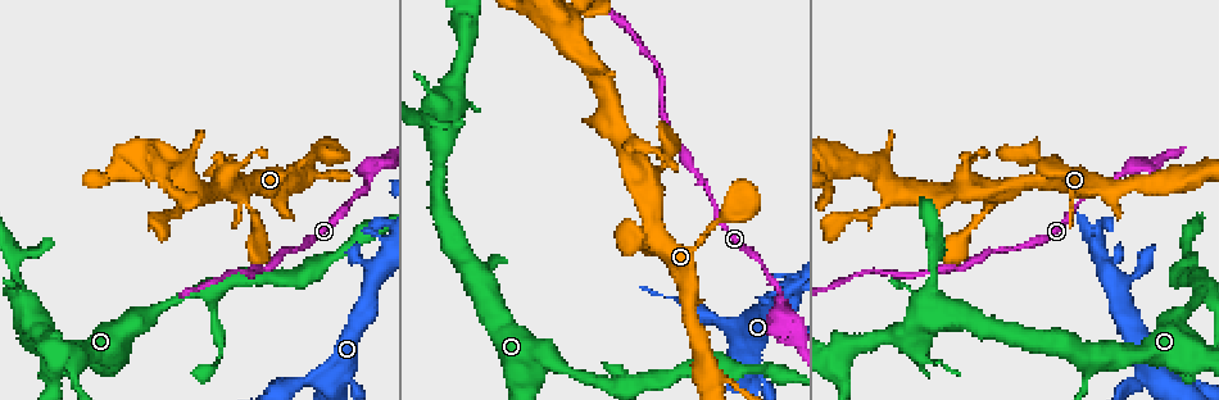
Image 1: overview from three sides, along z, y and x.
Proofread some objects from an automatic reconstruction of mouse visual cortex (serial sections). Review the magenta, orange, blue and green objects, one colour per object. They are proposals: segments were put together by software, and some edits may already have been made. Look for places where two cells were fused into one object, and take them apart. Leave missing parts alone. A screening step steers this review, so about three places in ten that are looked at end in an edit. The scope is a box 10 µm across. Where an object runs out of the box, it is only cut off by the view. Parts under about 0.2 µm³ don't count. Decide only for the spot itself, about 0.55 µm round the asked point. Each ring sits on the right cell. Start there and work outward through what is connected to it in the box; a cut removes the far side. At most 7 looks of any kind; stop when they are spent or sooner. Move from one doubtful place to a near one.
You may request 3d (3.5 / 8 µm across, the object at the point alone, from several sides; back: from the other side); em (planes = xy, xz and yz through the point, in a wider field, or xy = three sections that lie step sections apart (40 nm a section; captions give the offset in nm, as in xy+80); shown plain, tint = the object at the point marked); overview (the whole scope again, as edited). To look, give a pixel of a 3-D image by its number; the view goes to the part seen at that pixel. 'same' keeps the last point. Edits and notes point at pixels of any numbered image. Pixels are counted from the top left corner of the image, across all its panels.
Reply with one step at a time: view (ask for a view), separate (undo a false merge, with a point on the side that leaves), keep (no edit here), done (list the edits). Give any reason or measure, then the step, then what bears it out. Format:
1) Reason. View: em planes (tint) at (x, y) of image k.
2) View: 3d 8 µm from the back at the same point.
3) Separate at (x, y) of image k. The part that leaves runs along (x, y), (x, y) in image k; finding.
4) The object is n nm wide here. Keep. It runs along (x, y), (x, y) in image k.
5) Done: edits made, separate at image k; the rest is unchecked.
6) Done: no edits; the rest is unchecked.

Small branch off a trunk. View: 3d 8 µm at (1116, 292) of image 1.

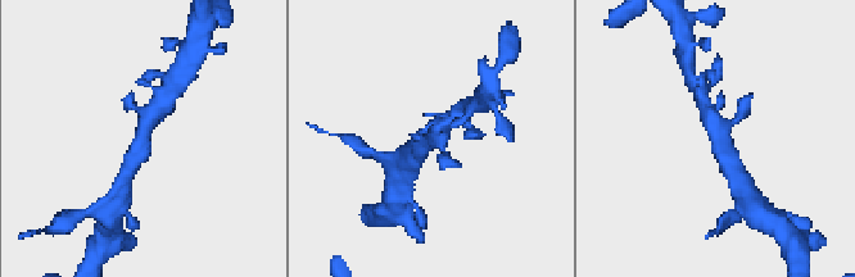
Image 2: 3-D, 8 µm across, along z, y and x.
View: em planes (tint) at the same point.

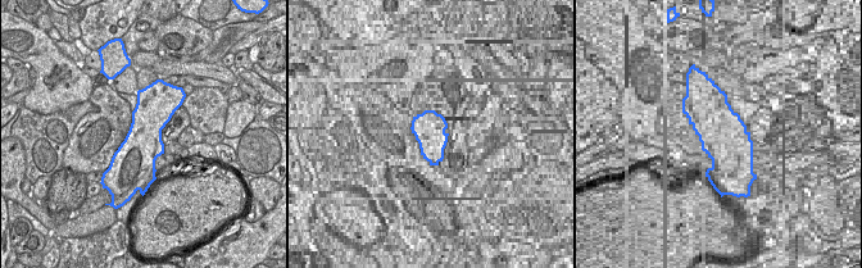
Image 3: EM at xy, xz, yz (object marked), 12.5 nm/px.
Keep. It runs along (130, 167), (159, 105) in image 2; continuous, no second cell.

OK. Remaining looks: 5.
Abrupt turn. View: 3d 3.5 µm at (727, 331) of image 1.

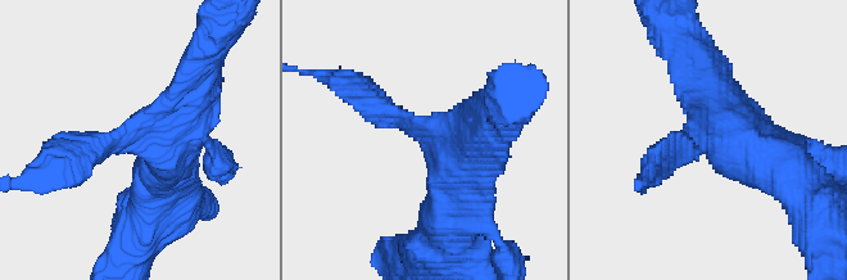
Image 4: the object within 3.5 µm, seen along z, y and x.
View: em xy step 2 (tint) at (140, 136) of image 4.

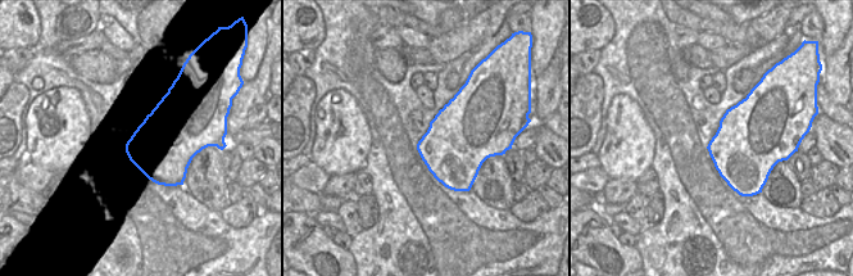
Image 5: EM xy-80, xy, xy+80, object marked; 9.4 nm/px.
View: em xy step 1 (tint) at the same point.

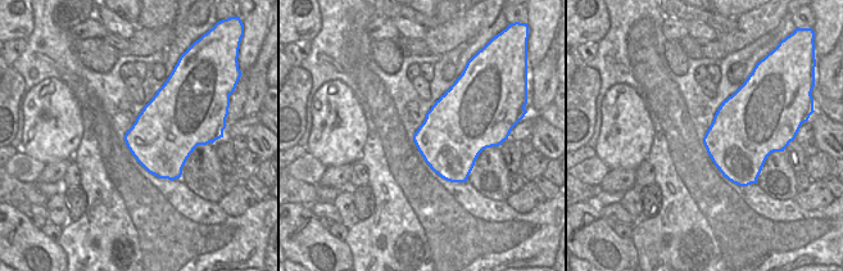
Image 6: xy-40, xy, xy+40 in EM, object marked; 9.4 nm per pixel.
Keep. It runs along (199, 75), (159, 134), (69, 153) in image 4; continuous, no second cell.

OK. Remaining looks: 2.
Done: no edits; the rest is unchecked.

